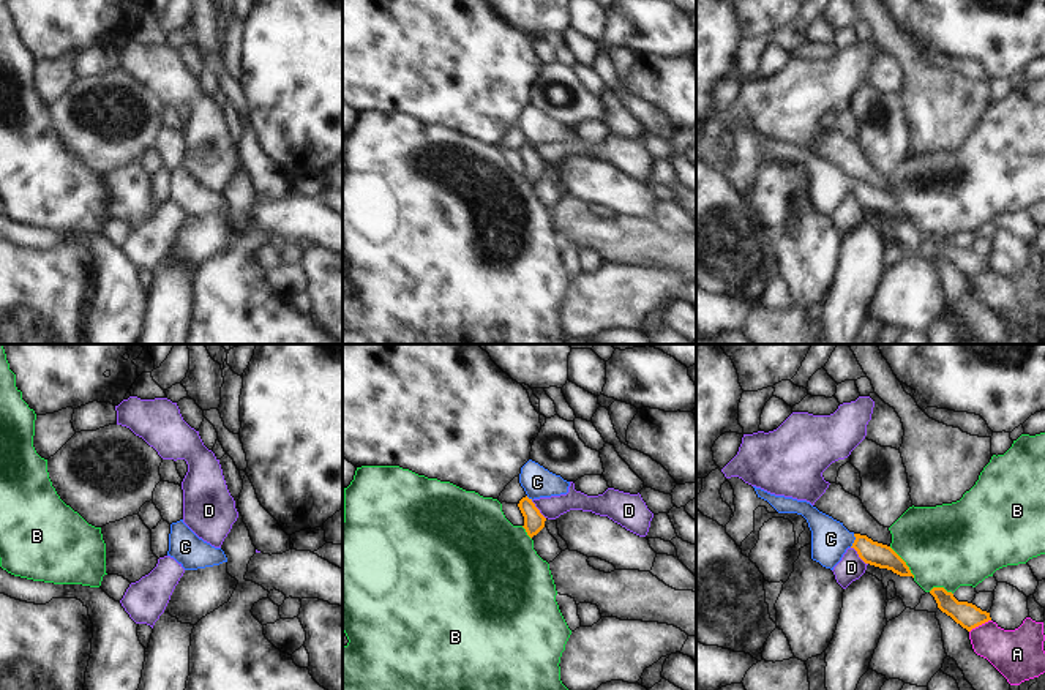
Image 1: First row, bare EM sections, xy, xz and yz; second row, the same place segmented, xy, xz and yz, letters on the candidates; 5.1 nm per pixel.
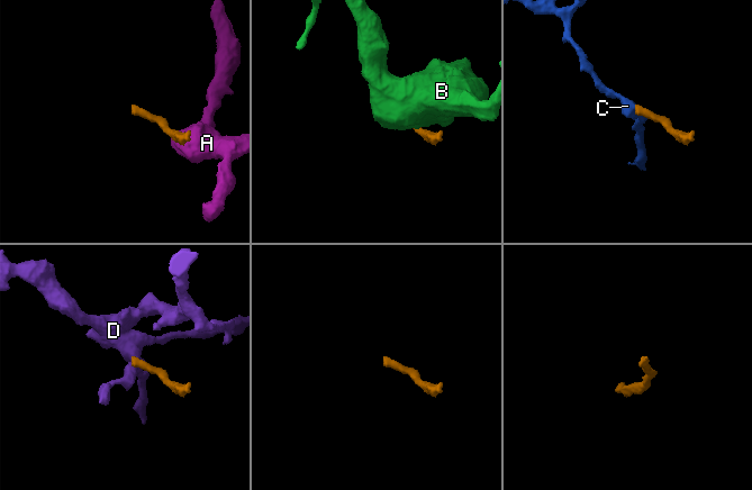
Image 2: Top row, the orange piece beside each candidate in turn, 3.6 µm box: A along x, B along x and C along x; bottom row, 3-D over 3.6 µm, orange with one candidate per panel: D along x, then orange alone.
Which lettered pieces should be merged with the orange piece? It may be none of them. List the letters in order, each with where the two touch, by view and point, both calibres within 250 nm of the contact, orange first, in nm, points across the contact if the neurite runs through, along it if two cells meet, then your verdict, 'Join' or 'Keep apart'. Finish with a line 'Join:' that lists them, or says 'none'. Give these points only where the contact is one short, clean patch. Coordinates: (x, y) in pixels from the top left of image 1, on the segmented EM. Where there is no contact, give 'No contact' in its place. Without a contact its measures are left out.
A: Touches orange at yz (979, 624). Thickness 120 nm (orange) against 260 nm. Boundary: yz (990, 619), (970, 632). Keep apart
B: Touches orange at yz (905, 562). Thickness 120 nm (orange) against 420 nm. Boundary: yz (889, 547), (914, 577). Keep apart
C: Touches orange at yz (854, 540). Thickness 120 nm (orange) against 190 nm. Path across: yz (873, 553), (854, 540), (831, 539). Join
D: Touches orange at yz (859, 556). Thickness 120 nm (orange) against 140 nm. Boundary: yz (851, 547), (867, 564). Keep apart
Join: C.

